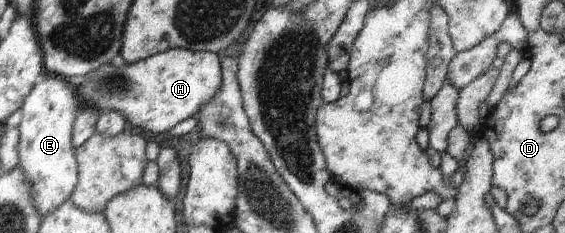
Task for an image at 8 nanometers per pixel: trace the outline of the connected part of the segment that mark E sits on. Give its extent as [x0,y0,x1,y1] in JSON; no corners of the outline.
[18,75,80,216]

